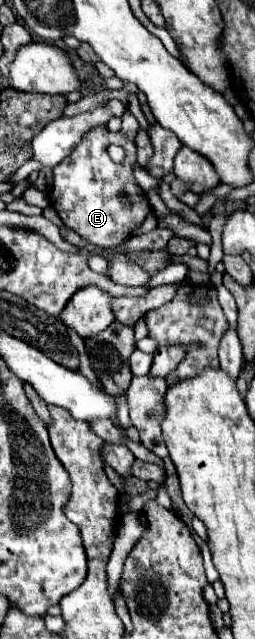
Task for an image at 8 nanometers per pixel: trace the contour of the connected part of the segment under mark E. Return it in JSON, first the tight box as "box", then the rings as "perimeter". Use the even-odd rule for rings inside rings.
{"box":[50,110,150,246],"perimeter":[[[130,110],[122,114],[122,128],[118,132],[110,132],[106,126],[96,126],[88,130],[74,152],[66,158],[66,164],[58,164],[52,170],[52,192],[50,202],[52,208],[60,214],[62,222],[78,232],[84,240],[96,246],[116,246],[124,242],[130,232],[150,214],[148,200],[140,194],[142,188],[134,180],[134,164],[136,164],[136,144],[134,138],[138,134],[138,120]],[[110,144],[120,144],[126,148],[126,160],[122,166],[114,164],[106,152]],[[120,190],[126,190],[130,204],[124,204],[118,198]]]}

